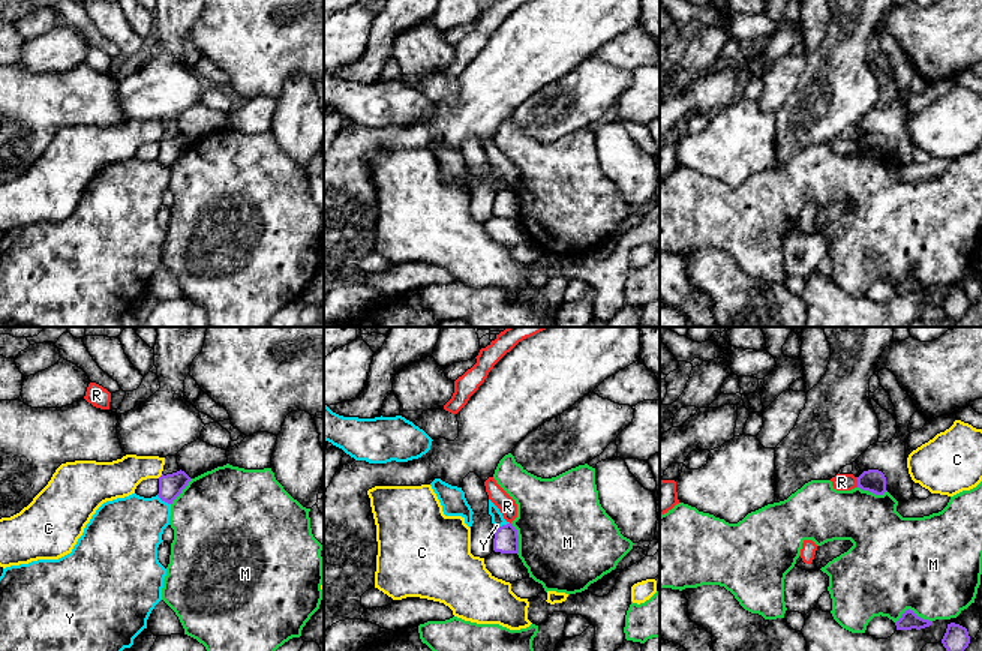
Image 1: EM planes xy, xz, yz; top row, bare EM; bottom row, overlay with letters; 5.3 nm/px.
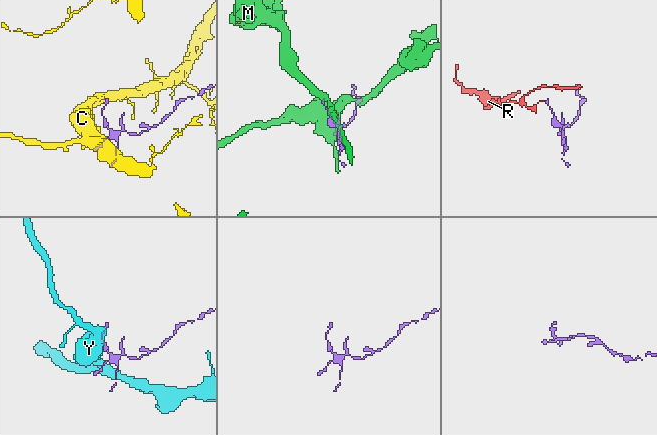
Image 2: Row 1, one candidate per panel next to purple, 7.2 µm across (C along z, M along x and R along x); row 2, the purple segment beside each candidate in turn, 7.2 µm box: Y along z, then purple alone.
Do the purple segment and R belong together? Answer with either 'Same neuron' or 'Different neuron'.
Different neuron

